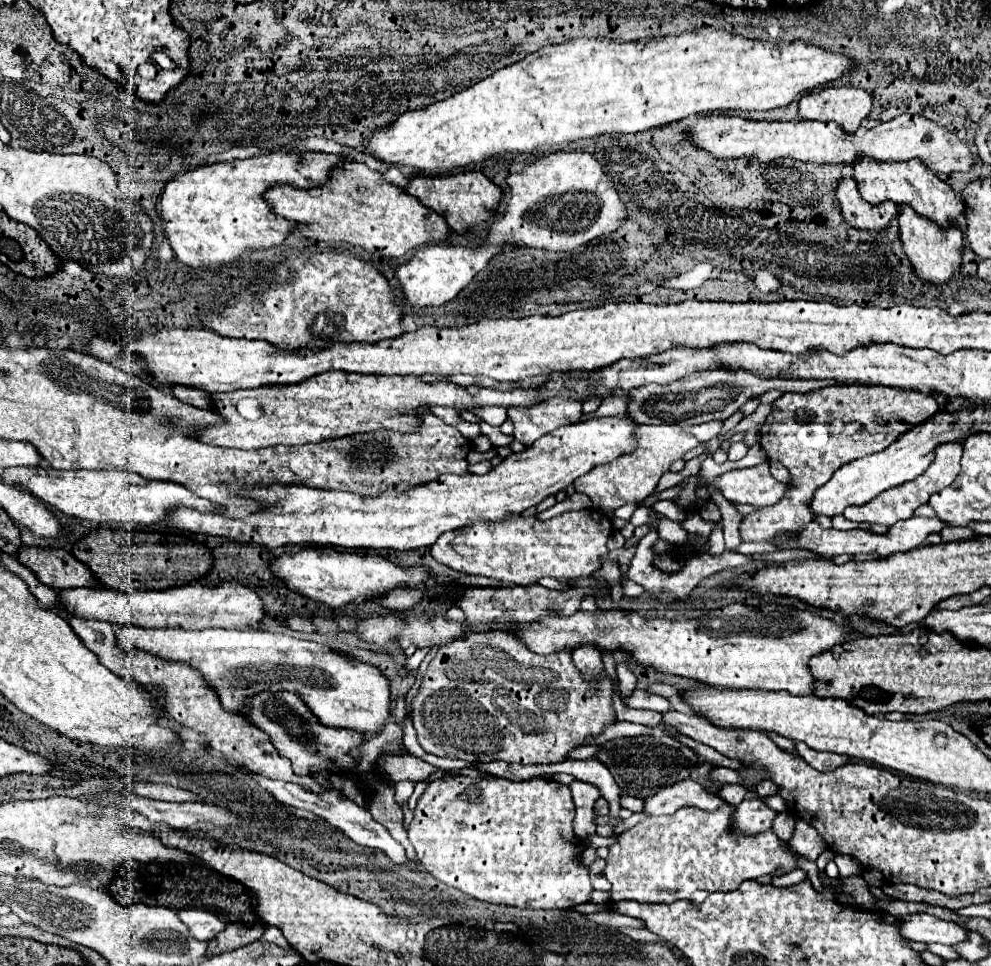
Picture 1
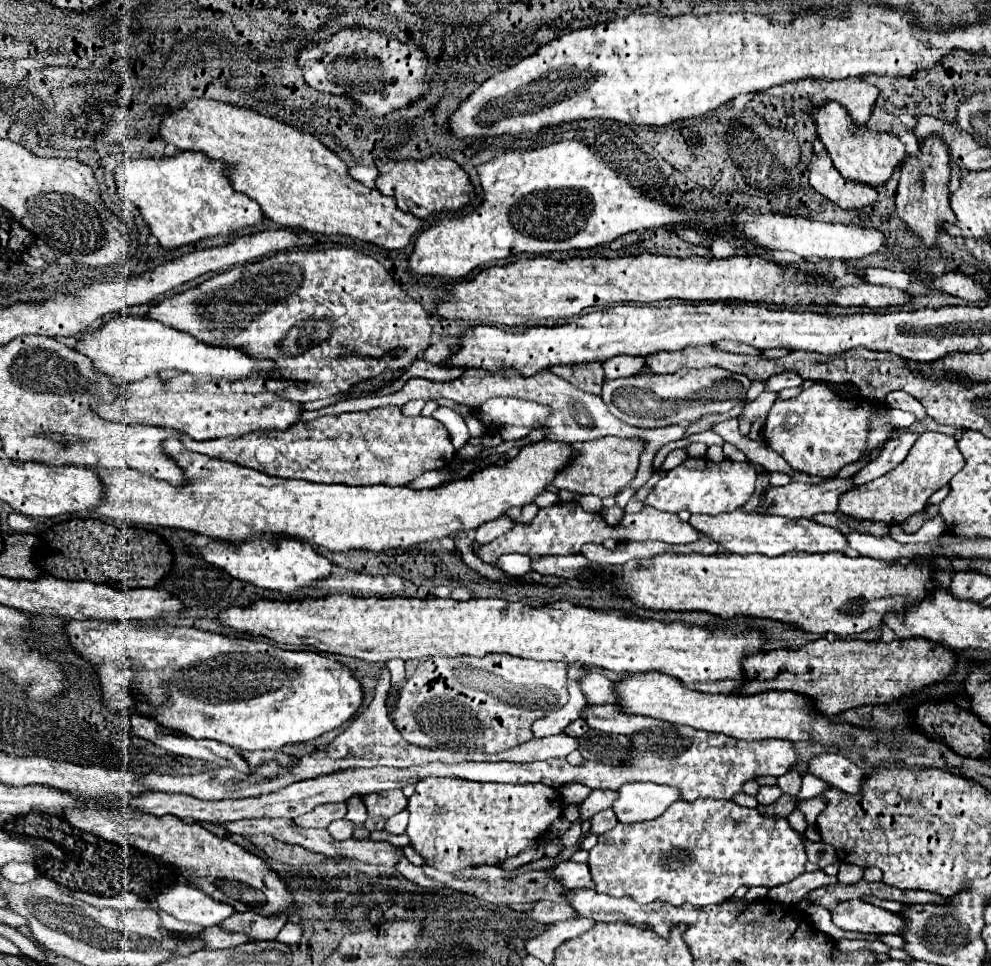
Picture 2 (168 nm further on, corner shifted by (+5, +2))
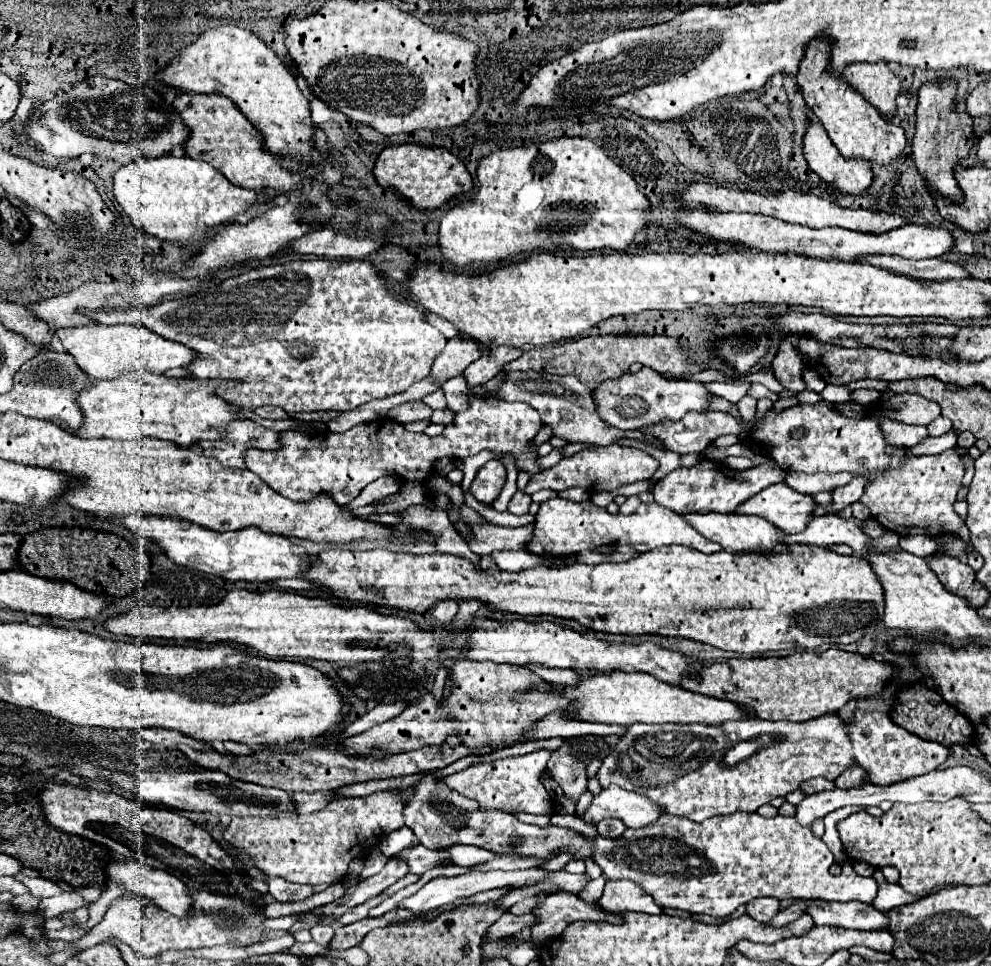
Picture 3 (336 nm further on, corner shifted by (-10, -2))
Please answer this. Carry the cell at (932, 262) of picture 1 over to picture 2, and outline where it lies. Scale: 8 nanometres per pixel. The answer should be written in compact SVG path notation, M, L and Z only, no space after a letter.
M934 135L920 143L920 153L912 155L900 173L896 191L896 213L904 221L906 229L920 237L926 247L934 247L944 223L956 223L956 217L948 201L948 179L950 179L950 157L946 145Z

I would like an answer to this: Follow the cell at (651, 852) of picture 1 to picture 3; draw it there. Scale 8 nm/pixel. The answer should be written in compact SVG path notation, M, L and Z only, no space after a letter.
M423 773L423 777L413 785L413 797L405 799L403 815L405 825L417 835L419 843L427 849L445 849L453 845L477 845L497 855L515 853L523 857L537 857L549 861L555 853L571 853L575 859L593 857L593 861L603 869L607 879L631 879L639 883L661 907L685 909L689 913L705 913L711 917L725 917L733 913L739 905L749 903L755 897L777 897L777 899L823 899L823 901L861 901L871 903L877 895L877 881L873 877L861 877L853 871L851 865L843 867L839 877L829 873L829 867L835 863L829 847L817 839L811 827L799 825L793 817L773 817L765 819L759 813L731 813L709 817L703 823L695 823L685 817L663 815L659 821L645 825L641 829L625 829L625 833L617 839L607 839L597 835L595 839L587 839L585 835L563 829L555 825L539 827L525 825L517 821L517 817L503 813L499 809L479 809L475 801L469 797L459 797L459 793L451 793L443 779L435 777L435 773Z

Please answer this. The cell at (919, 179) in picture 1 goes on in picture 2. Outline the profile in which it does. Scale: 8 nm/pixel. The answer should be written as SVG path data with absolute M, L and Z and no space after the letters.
M826 103L814 109L812 117L818 127L820 141L826 145L836 169L848 181L860 181L864 185L872 185L878 189L884 183L888 183L894 177L896 169L904 165L904 161L910 157L906 151L906 145L894 133L878 133L878 131L854 127L848 113L838 103L834 105Z

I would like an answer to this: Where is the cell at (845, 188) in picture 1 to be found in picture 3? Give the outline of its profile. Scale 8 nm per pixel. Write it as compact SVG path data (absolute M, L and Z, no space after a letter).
M807 121L805 127L805 137L803 137L803 155L809 163L809 167L833 189L839 189L843 193L851 193L851 195L859 195L863 193L871 181L873 181L873 173L867 161L845 161L845 157L835 149L835 145L831 143L831 139L827 137L825 129L821 127L821 123L817 121Z

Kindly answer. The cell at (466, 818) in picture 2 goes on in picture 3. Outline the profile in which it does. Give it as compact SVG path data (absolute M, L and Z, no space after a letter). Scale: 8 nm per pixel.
M535 751L535 753L509 757L509 759L475 763L467 767L465 771L445 777L445 783L457 793L477 799L483 809L501 809L501 811L519 809L533 815L545 815L549 809L555 807L553 799L549 797L549 793L539 781L539 775L545 769L549 757L551 757L551 751Z

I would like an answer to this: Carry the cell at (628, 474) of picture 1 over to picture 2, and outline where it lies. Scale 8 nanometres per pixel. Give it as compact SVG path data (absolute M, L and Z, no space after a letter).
M600 437L584 443L574 443L574 449L578 449L580 455L564 471L560 471L560 475L556 475L552 485L578 495L596 495L604 499L616 497L636 477L640 455L644 453L644 441L638 437Z

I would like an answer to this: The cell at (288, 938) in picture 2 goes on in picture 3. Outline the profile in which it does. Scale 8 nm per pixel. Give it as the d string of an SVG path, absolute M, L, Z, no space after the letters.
M317 925L317 927L311 929L313 941L315 941L315 943L321 943L321 945L327 945L327 943L333 939L333 933L335 933L333 927L321 927L321 925Z

